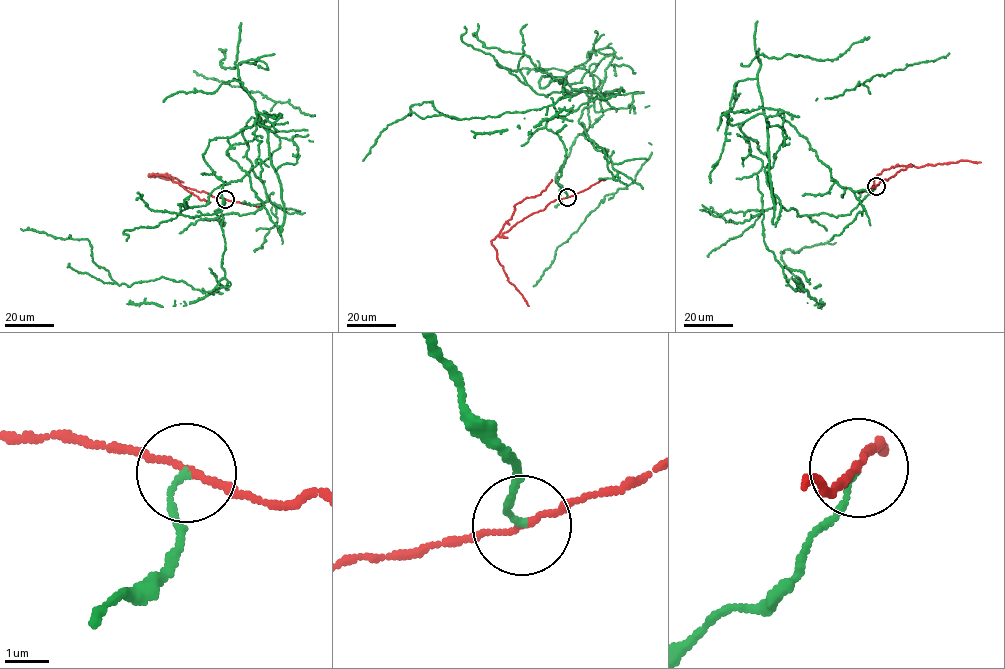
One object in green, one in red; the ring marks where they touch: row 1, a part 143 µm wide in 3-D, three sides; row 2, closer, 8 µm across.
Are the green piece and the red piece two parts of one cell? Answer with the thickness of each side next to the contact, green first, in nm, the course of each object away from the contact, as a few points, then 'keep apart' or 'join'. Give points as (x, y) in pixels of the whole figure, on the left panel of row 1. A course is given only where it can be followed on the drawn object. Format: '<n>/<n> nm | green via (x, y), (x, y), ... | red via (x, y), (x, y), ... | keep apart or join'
130/140 nm | green via (225, 199), (206, 220), (263, 204), (217, 137), (202, 293), (20, 229) | red via (225, 199), (191, 189), (157, 174), (169, 176), (173, 181), (210, 202) | keep apart

